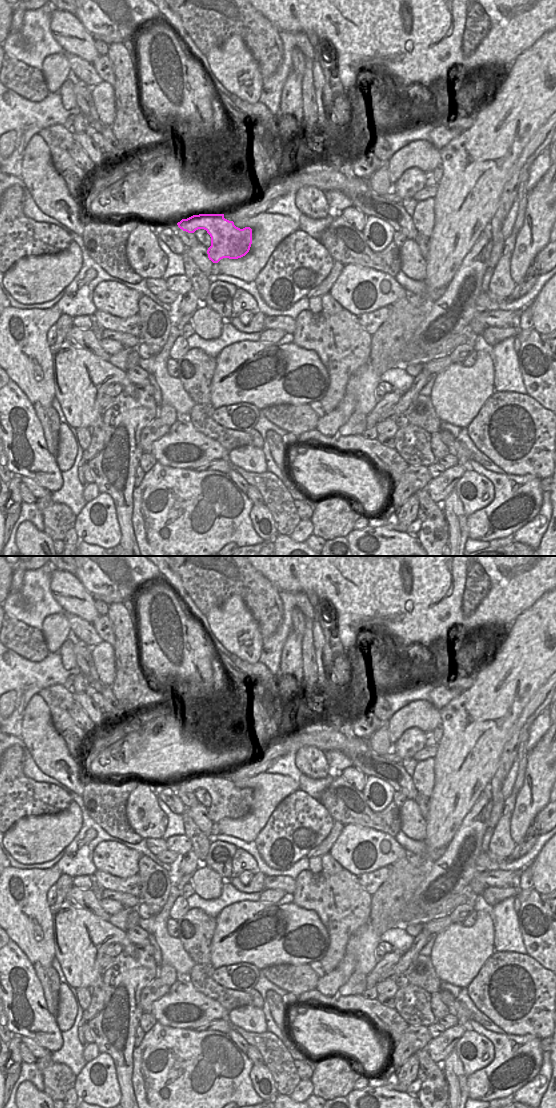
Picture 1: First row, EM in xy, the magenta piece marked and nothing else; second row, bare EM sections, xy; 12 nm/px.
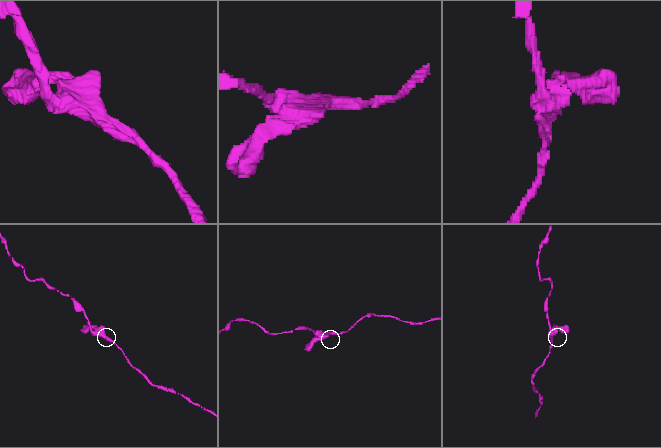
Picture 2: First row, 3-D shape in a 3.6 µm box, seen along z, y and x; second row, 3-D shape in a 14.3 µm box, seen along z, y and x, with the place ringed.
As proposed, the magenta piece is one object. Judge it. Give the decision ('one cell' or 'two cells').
one cell

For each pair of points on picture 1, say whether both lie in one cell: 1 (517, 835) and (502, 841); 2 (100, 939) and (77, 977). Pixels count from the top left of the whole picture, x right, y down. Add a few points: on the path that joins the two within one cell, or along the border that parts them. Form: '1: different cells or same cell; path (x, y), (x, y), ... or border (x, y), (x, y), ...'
1: different cells; border (511, 814), (510, 837), (517, 844)
2: same cell; path (84, 923), (80, 927), (79, 959)

